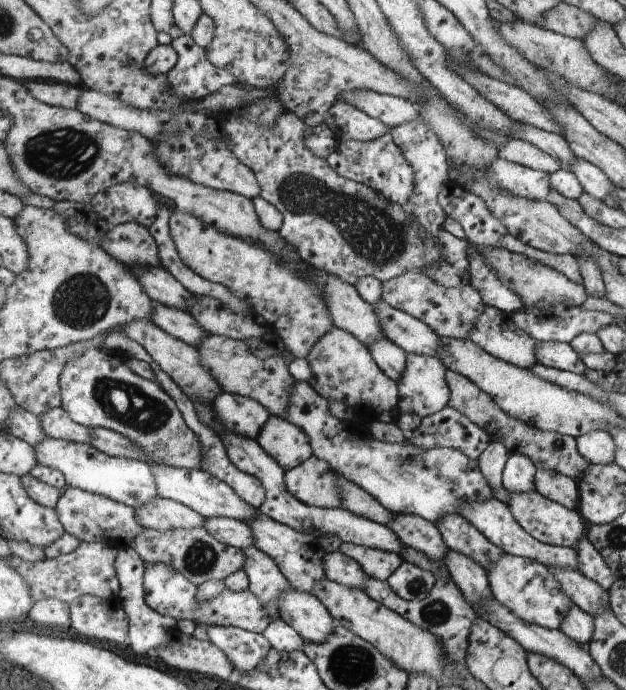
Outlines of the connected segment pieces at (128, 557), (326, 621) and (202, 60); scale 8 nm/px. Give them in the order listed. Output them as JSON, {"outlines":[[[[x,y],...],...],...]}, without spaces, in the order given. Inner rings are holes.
{"outlines":[[[[132,547],[120,549],[118,553],[117,571],[121,592],[118,596],[122,600],[127,618],[130,619],[130,634],[128,646],[137,654],[146,654],[149,650],[159,650],[165,647],[172,635],[177,631],[177,620],[169,616],[163,616],[157,610],[153,610],[145,602],[144,577],[147,563],[139,556],[138,551]]],[[[292,587],[283,593],[281,619],[290,625],[305,643],[322,644],[335,628],[335,620],[321,599]]],[[[181,36],[172,43],[178,51],[178,65],[167,74],[171,94],[192,102],[201,100],[223,86],[240,86],[237,78],[226,69],[215,66],[205,48],[199,47],[190,36]]]]}

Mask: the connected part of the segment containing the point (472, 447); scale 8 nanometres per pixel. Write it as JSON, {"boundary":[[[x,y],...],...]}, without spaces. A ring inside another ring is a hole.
{"boundary":[[[448,405],[439,413],[423,417],[421,426],[417,430],[409,432],[407,440],[403,444],[406,445],[411,442],[413,446],[425,448],[425,450],[437,447],[452,447],[456,450],[461,450],[468,458],[478,459],[485,452],[485,448],[489,446],[489,440],[491,438],[489,438],[489,434],[483,428],[479,428],[465,414],[461,414],[459,410],[455,410],[455,408],[451,408]]]}

